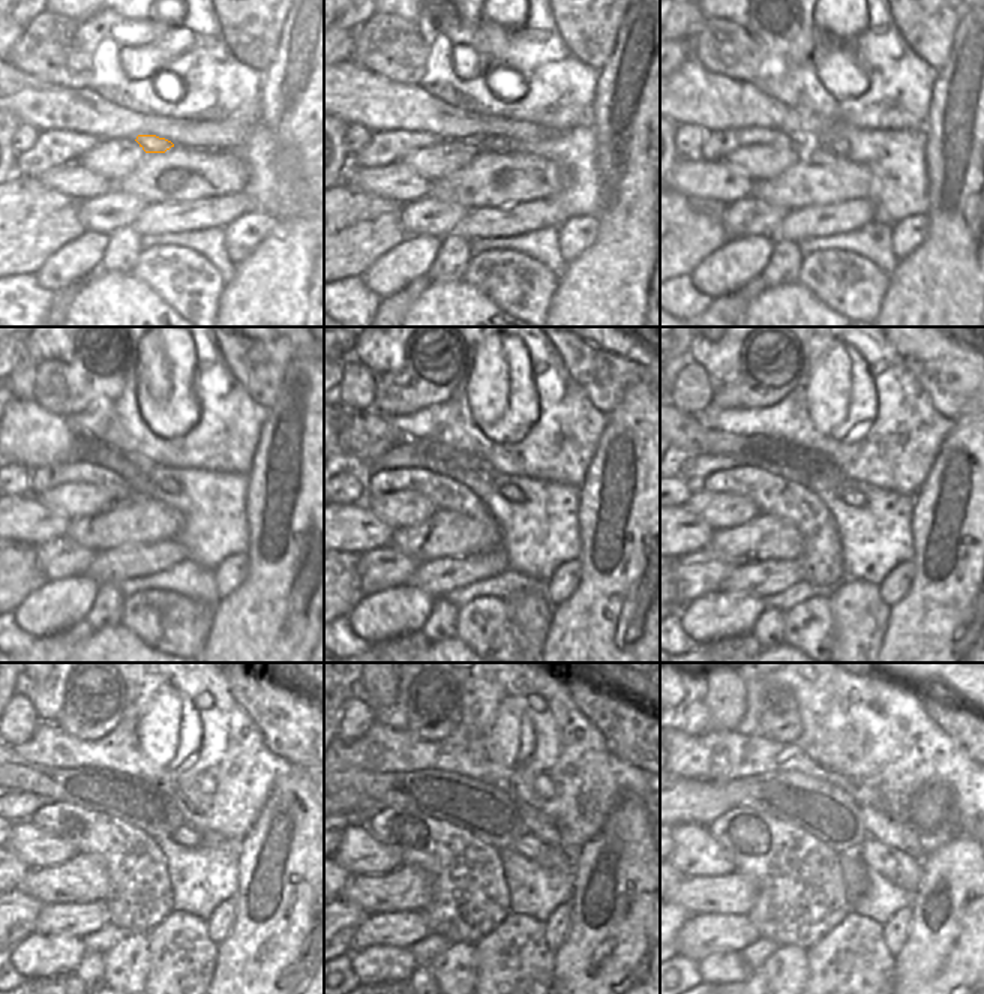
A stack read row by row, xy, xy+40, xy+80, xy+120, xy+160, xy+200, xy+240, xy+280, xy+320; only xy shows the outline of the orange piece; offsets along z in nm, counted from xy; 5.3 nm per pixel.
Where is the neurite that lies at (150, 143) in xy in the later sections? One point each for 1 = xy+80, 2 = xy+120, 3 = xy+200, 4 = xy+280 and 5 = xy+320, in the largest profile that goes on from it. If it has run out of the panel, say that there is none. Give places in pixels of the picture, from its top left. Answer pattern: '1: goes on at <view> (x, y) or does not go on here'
1: goes on at xy+80 (836, 146)
2: goes on at xy+120 (167, 486)
3: goes on at xy+200 (852, 496)
4: goes on at xy+280 (546, 855)
5: goes on at xy+320 (902, 870)

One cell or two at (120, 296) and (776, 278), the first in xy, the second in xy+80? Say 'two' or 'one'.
two

